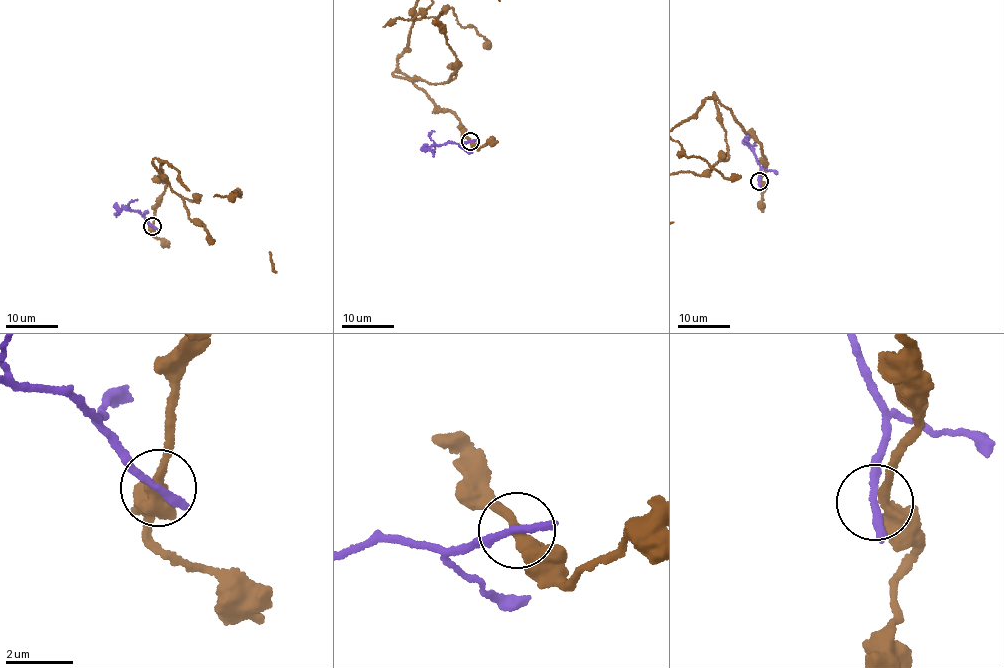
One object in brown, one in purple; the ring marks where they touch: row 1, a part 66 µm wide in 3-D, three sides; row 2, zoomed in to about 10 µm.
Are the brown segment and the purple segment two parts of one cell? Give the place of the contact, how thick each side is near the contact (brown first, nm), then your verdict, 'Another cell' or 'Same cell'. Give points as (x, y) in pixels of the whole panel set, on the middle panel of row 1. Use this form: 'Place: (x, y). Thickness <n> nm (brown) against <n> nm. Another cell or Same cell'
Place: (470, 141). Thickness 340 nm (brown) against 300 nm. Another cell

